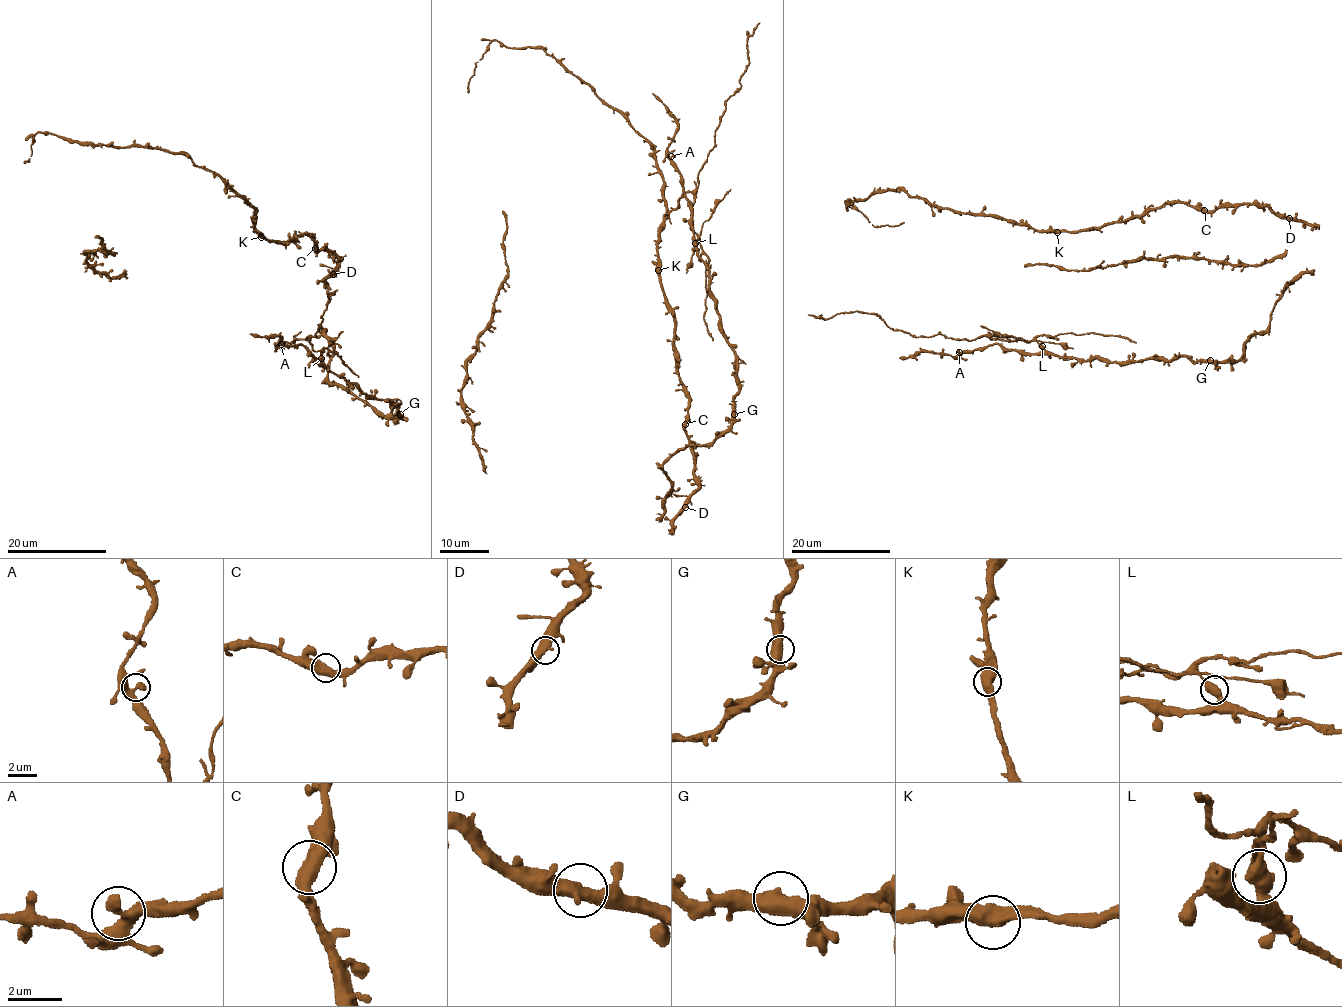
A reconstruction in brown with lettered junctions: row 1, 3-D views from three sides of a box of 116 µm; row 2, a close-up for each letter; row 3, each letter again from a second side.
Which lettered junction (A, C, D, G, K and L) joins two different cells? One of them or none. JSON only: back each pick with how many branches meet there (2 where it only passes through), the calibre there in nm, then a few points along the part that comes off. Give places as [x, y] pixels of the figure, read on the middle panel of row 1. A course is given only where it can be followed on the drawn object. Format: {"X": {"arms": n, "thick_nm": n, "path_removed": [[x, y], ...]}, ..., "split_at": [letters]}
{"L": {"arms": 2, "thick_nm": 500, "path_removed": [[695, 243], [691, 214], [699, 170], [714, 145], [726, 101], [739, 88], [748, 63], [747, 39], [760, 23]]}, "split_at": ["L"]}

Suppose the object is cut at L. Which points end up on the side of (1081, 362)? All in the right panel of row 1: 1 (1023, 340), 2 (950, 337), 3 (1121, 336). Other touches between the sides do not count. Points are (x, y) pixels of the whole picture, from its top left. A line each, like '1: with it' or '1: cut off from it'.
1: cut off from it
2: cut off from it
3: cut off from it

